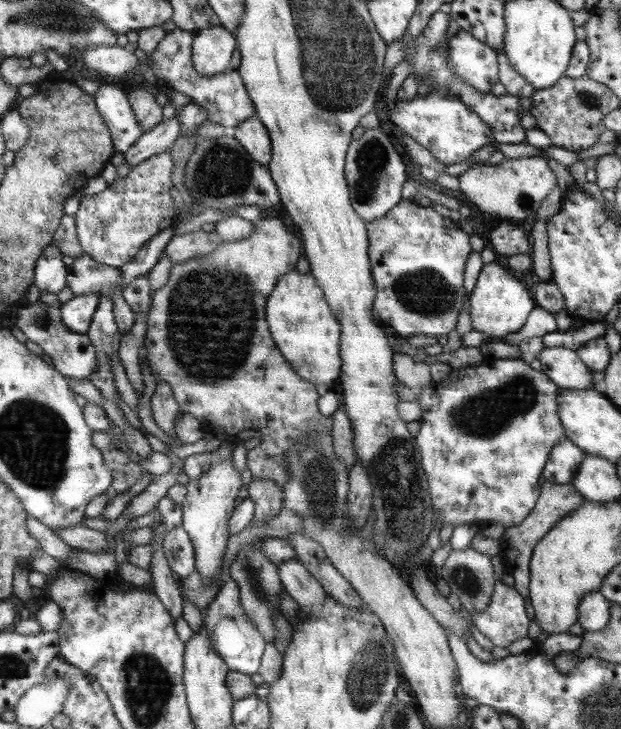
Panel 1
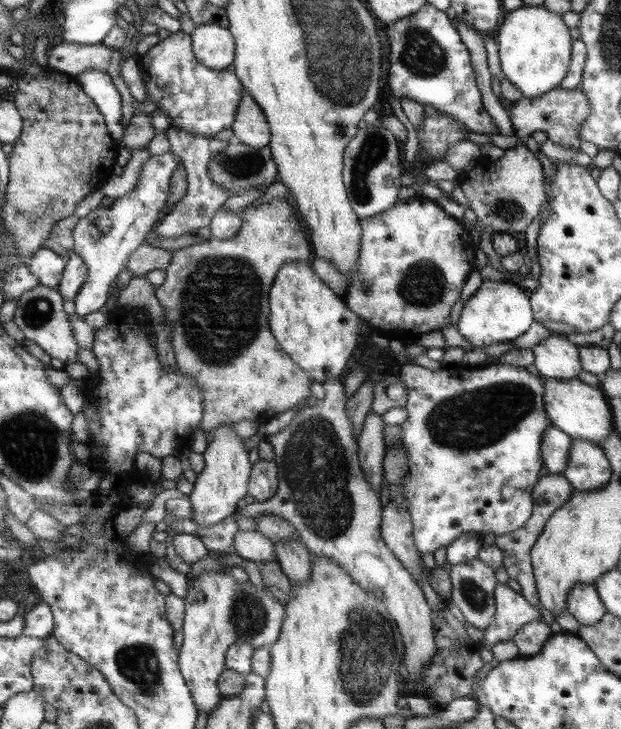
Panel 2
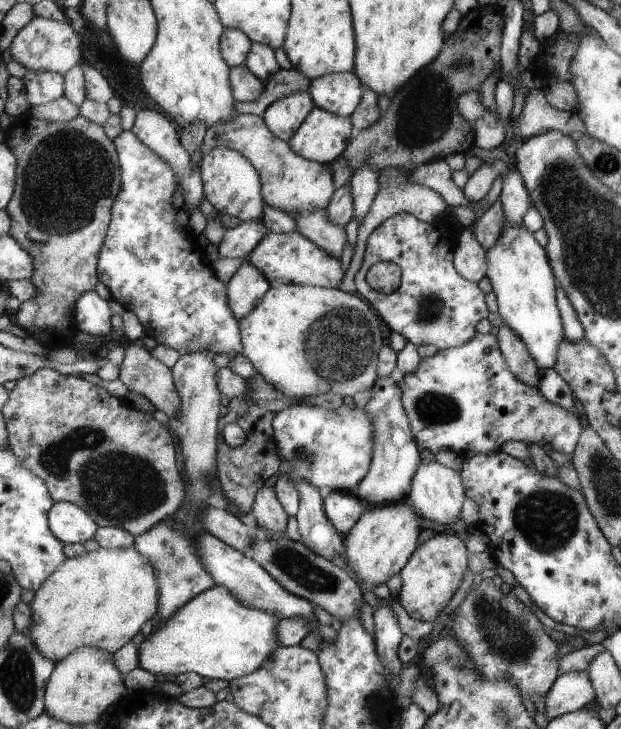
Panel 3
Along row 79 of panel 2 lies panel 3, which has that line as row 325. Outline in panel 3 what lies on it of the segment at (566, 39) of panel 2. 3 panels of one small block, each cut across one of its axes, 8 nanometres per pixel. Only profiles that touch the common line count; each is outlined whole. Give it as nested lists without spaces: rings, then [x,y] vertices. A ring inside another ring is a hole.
[[[503,216],[503,228],[497,234],[497,242],[486,250],[485,264],[485,276],[496,296],[502,324],[509,326],[509,330],[525,344],[538,369],[553,368],[557,346],[565,337],[565,331],[558,309],[556,280],[546,250],[531,238],[531,232],[523,224],[509,224]]]

